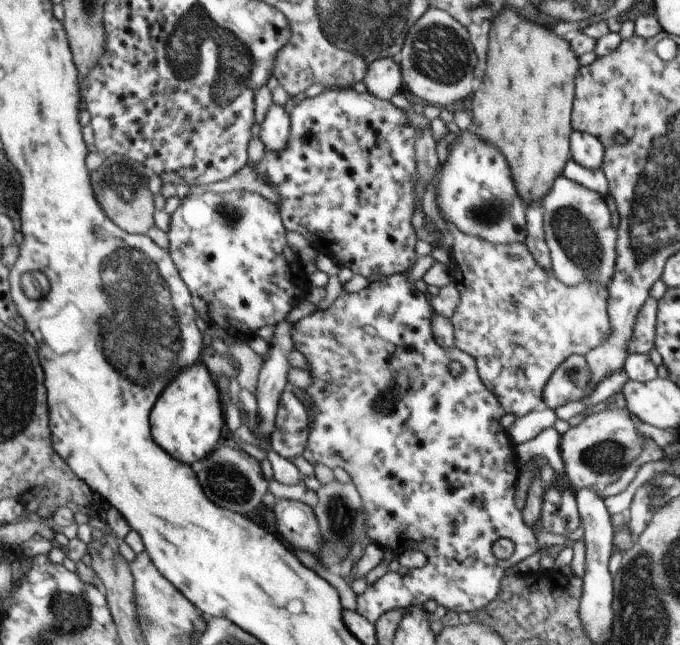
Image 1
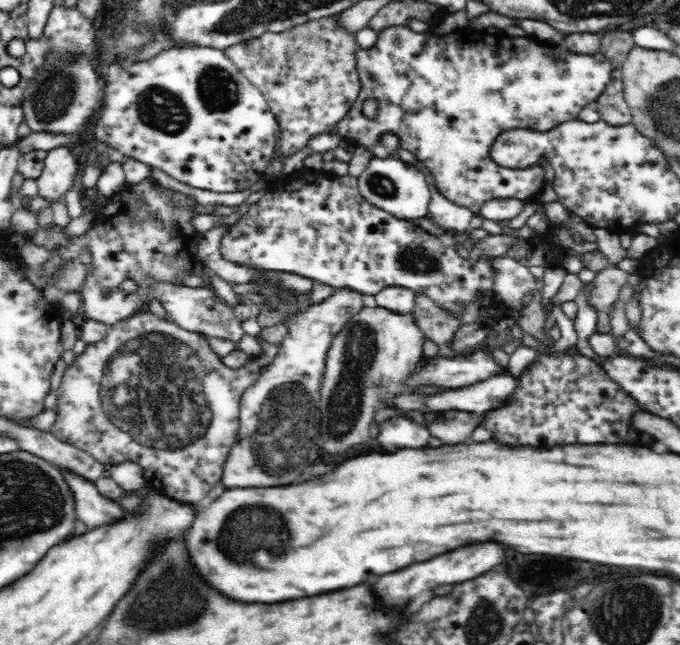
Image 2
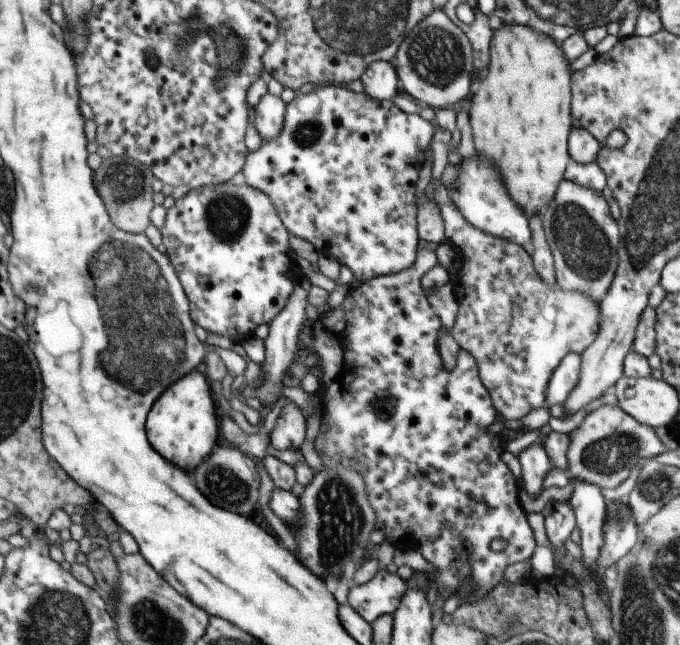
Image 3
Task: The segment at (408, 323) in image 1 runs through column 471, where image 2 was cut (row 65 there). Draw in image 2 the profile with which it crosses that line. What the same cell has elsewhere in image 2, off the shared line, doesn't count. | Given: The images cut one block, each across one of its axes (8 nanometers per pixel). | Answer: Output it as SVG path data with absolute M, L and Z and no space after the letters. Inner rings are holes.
M394 25L382 29L377 34L377 41L375 45L368 49L358 49L355 52L356 70L360 83L362 83L362 90L358 94L358 98L354 101L352 110L338 122L337 134L344 140L350 139L357 143L357 147L362 147L366 151L379 155L380 135L384 133L392 133L398 135L401 139L401 149L405 157L416 160L422 169L429 175L431 182L434 184L440 194L444 195L446 199L454 202L461 207L470 208L474 213L480 212L480 207L490 199L500 198L517 198L517 200L528 200L532 196L536 196L542 186L544 186L544 168L540 170L542 174L532 174L534 168L528 167L506 167L496 164L496 161L490 155L490 148L495 144L500 133L509 131L510 129L528 129L533 128L536 131L546 132L552 127L558 126L560 123L577 120L582 109L591 102L598 101L598 98L604 93L607 84L612 79L612 65L611 62L600 52L596 54L578 54L572 52L564 45L548 45L541 43L537 39L530 36L525 37L510 37L500 33L499 35L491 35L487 32L479 32L471 26L463 29L456 29L454 34L447 33L445 35L432 34L418 34L412 32L406 26ZM373 97L378 101L378 115L375 118L368 118L363 114L361 104L365 99Z

